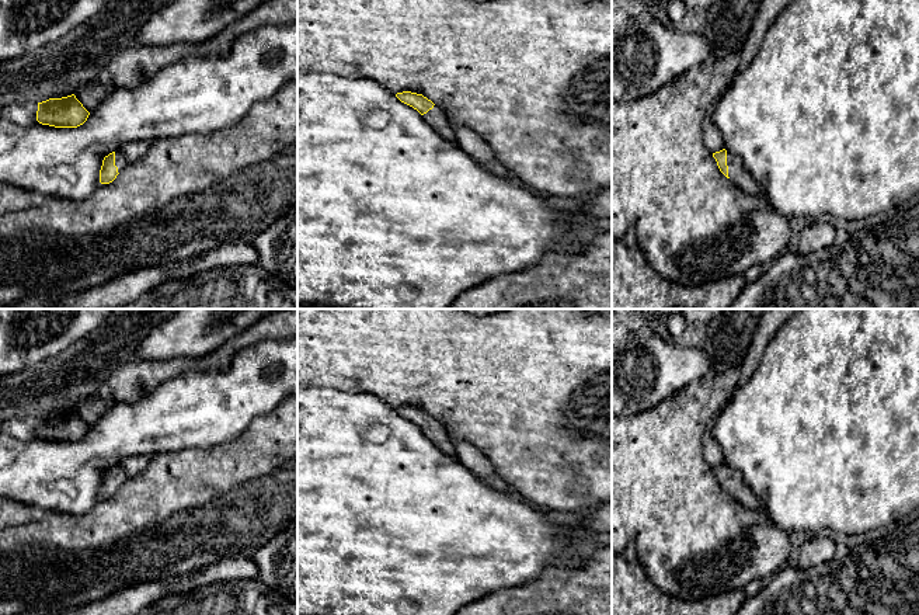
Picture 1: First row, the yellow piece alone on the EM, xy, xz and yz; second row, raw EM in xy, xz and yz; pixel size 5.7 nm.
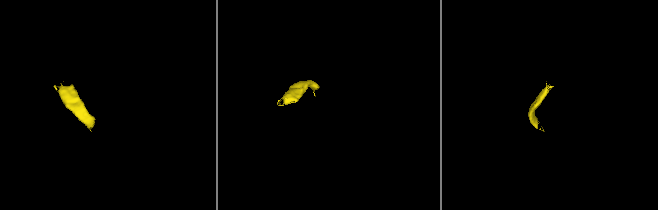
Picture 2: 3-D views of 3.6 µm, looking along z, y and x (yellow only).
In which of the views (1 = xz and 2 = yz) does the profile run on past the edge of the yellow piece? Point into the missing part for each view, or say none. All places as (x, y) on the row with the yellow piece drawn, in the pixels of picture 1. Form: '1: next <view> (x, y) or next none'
1: next xz (435, 117)
2: next yz (737, 173)

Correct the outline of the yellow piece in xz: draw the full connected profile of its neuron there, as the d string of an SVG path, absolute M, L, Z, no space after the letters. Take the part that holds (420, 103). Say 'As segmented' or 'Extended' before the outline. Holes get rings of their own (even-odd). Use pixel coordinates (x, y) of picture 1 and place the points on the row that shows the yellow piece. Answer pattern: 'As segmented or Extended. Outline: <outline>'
Extended. Outline: M411 91L397 93L396 97L401 102L417 110L422 115L424 121L429 126L436 129L449 142L456 143L456 136L450 121L448 119L445 112L439 107L436 107L431 100L428 100L422 94L417 94Z

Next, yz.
Extended. Outline: M725 149L713 153L720 171L746 194L758 195L759 187L752 176L745 170L741 159Z

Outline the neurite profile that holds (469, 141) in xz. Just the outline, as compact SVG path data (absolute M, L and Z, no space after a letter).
M450 122L455 131L456 143L476 161L499 177L511 173L497 160L492 149L474 131L467 126Z

